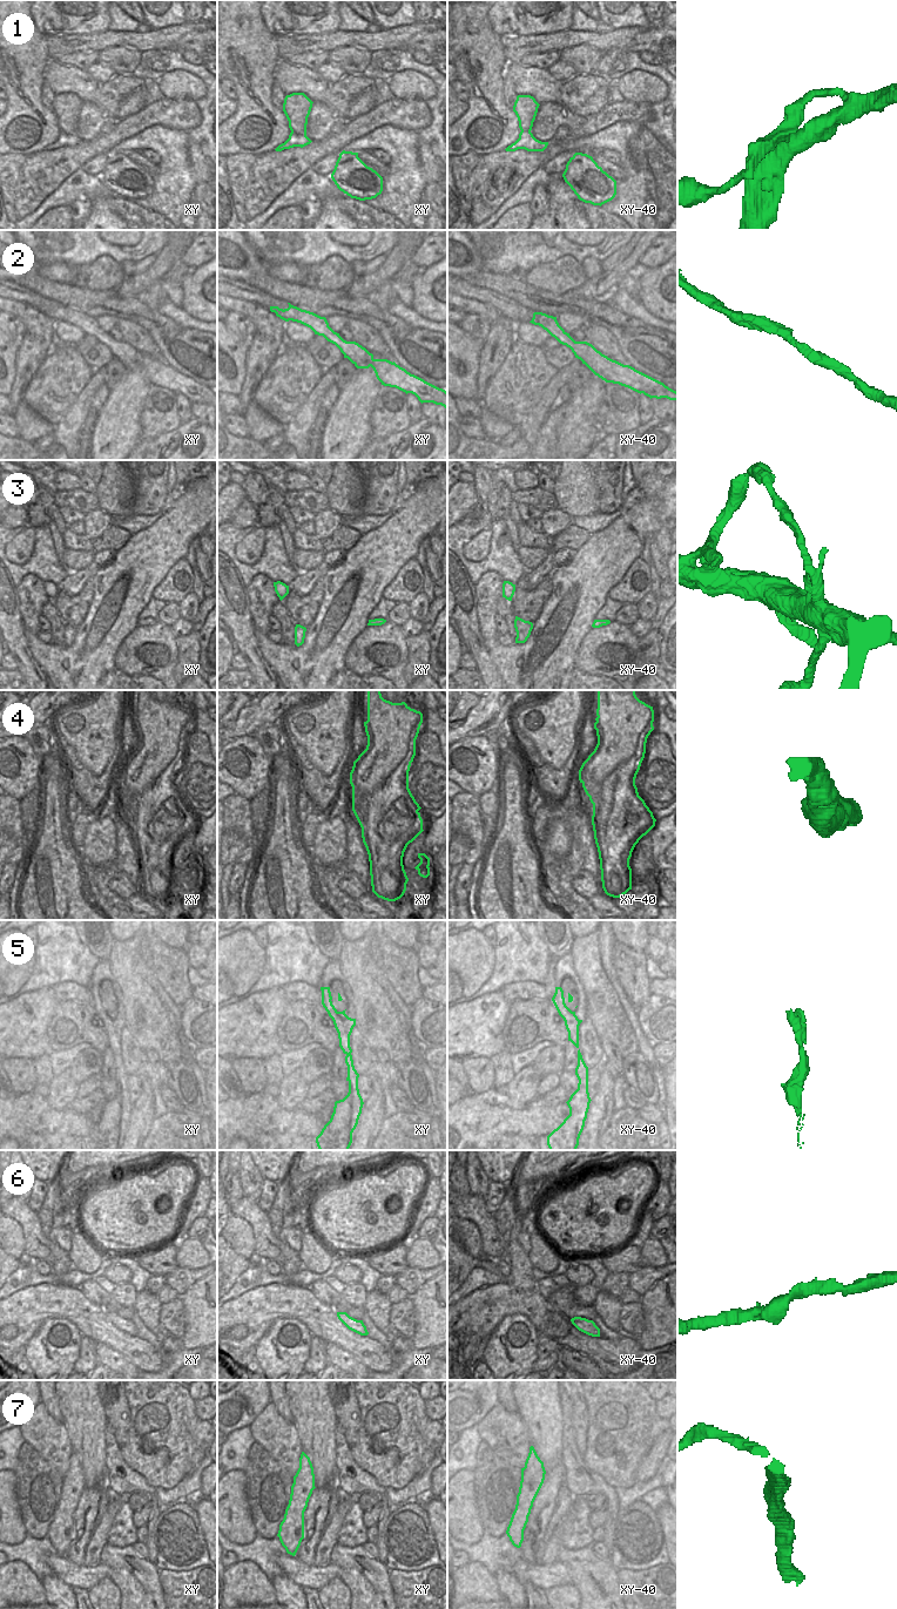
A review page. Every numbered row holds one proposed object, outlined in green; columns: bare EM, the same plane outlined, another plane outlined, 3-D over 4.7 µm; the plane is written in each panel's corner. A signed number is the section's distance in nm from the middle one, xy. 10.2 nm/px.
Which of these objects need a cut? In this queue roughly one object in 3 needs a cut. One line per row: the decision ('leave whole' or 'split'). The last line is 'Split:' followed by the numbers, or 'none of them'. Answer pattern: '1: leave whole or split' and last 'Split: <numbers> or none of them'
1: split
2: leave whole
3: leave whole
4: leave whole
5: leave whole
6: leave whole
7: split
Split: 1, 7

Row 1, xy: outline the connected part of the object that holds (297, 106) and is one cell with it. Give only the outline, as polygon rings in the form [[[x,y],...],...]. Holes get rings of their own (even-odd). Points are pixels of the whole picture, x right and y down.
[[[304,93],[286,95],[283,111],[289,121],[291,133],[306,135],[308,117],[312,108],[312,101]]]

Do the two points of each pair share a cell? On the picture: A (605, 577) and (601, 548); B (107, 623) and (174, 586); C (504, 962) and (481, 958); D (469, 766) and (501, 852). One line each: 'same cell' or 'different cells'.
A: same cell
B: different cells
C: different cells
D: different cells

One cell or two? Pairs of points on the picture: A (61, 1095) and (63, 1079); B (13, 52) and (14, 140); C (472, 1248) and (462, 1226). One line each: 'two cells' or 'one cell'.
A: one cell
B: one cell
C: one cell

